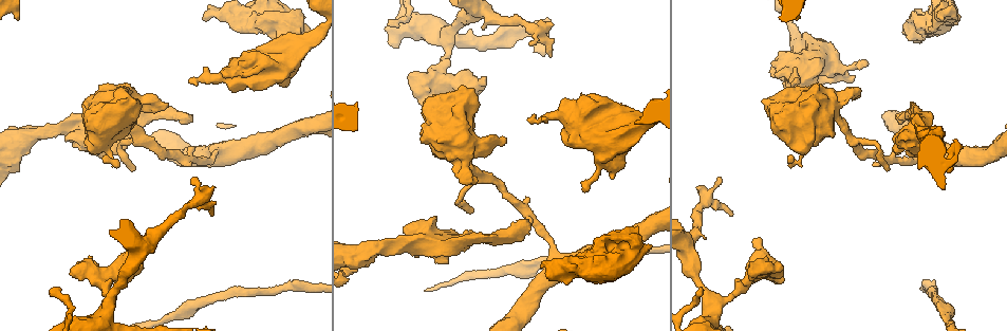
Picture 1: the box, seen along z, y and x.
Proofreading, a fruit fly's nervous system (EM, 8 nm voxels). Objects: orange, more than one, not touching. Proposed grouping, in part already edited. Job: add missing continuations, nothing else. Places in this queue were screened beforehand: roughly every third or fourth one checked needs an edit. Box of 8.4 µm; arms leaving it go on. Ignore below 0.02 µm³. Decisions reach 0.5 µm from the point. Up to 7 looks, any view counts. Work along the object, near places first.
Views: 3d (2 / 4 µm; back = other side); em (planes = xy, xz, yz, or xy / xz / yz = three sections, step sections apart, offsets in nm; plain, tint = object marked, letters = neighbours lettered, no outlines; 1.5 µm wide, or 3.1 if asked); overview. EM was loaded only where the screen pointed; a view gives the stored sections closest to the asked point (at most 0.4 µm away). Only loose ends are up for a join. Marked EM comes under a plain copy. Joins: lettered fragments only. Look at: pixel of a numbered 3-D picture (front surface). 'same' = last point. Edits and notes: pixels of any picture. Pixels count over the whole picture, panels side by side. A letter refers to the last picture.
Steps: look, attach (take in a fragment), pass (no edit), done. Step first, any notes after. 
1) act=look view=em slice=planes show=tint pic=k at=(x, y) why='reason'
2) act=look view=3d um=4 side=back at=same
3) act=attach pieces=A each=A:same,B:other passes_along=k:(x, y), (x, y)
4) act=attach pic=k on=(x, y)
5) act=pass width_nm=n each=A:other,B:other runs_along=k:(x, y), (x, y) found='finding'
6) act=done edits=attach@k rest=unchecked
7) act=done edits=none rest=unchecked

act=look view=3d um=4 side=back pic=1 at=(254, 91)

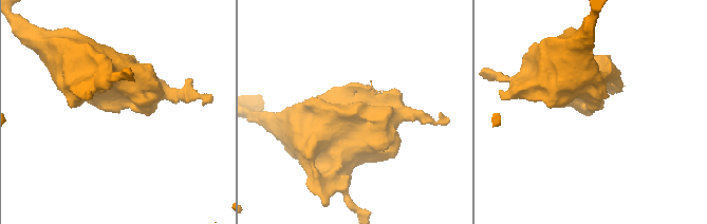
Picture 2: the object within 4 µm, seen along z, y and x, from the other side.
act=look view=em slice=planes show=tint pic=2 at=(116, 111) why='need the tissue'

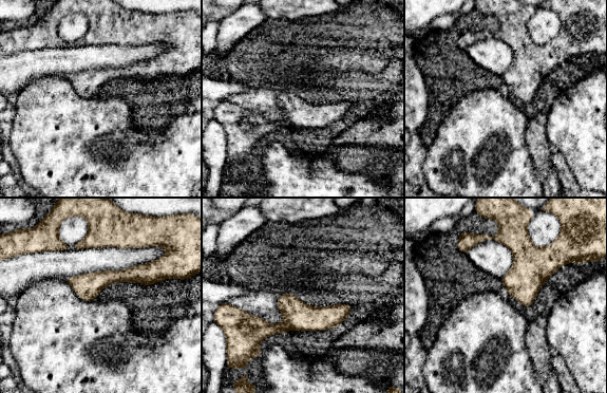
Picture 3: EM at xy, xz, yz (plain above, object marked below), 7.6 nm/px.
act=look view=em slice=planes show=letters at=same why='see the neighbours'

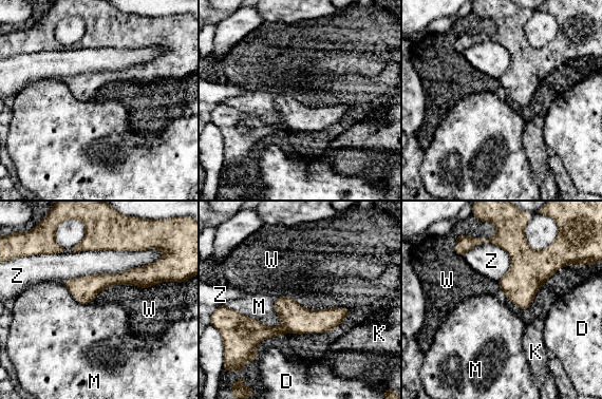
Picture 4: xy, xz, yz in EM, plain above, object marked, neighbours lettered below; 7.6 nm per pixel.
act=pass each=D:other,K:other,M:other,W:other,Z:other runs_along=4:(345, 310), (274, 331), (238, 317) found='none of them fits'

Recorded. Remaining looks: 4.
act=look view=3d um=4 pic=1 at=(868, 63) why='an open end'

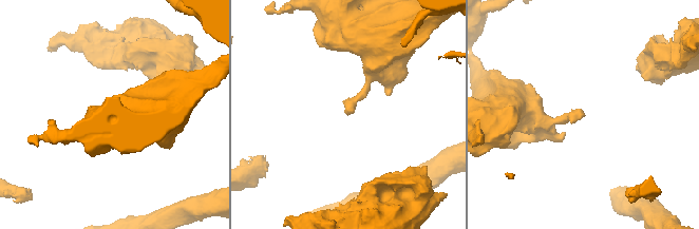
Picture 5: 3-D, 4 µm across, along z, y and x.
act=look view=em slice=xz step=8 show=letters pic=5 at=(345, 112)

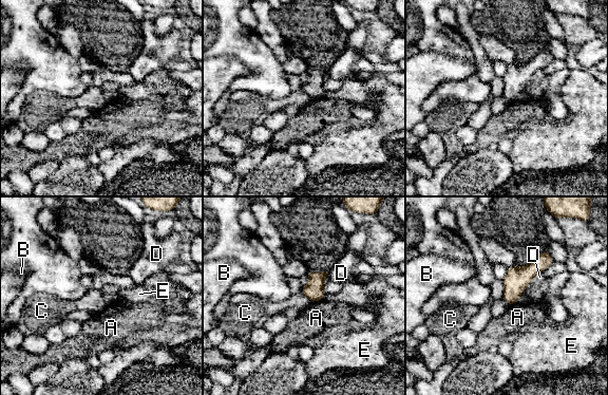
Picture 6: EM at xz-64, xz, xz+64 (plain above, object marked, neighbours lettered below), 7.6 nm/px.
act=look view=em slice=planes show=letters at=same

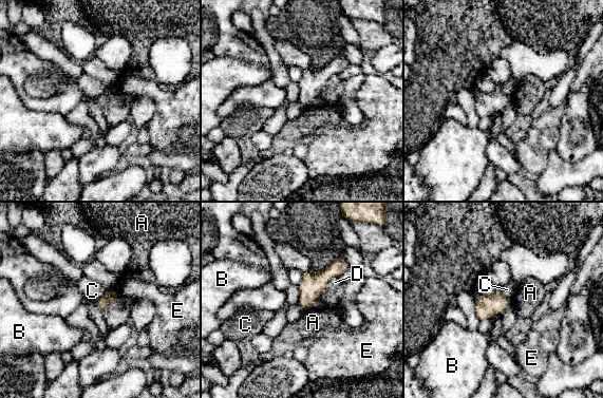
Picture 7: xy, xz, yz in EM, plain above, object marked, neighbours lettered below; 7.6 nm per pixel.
act=pass each=A:other,B:other,C:other,D:other,E:other border=7:(109, 289), (96, 301) found='none of them fits'

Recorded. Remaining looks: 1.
act=look view=em slice=planes show=letters pic=1 at=(504, 141) why='free end'

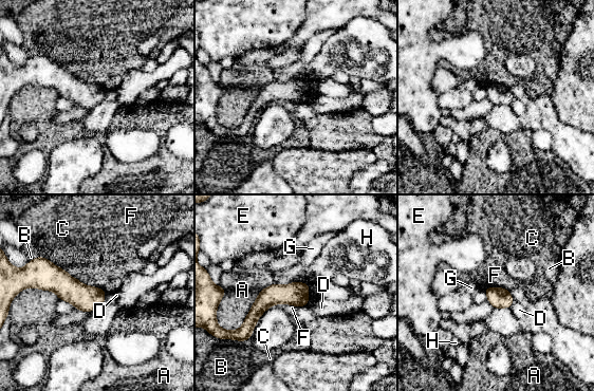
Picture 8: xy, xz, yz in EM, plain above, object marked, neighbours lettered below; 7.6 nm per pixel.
act=pass each=A:other,B:other,C:other,D:other,E:other,F:other,G:other,H:other runs_along=8:(305, 286), (274, 294), (248, 327) found='no lettered fragment goes on from it'

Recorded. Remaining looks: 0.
act=done edits=none rest=unchecked

